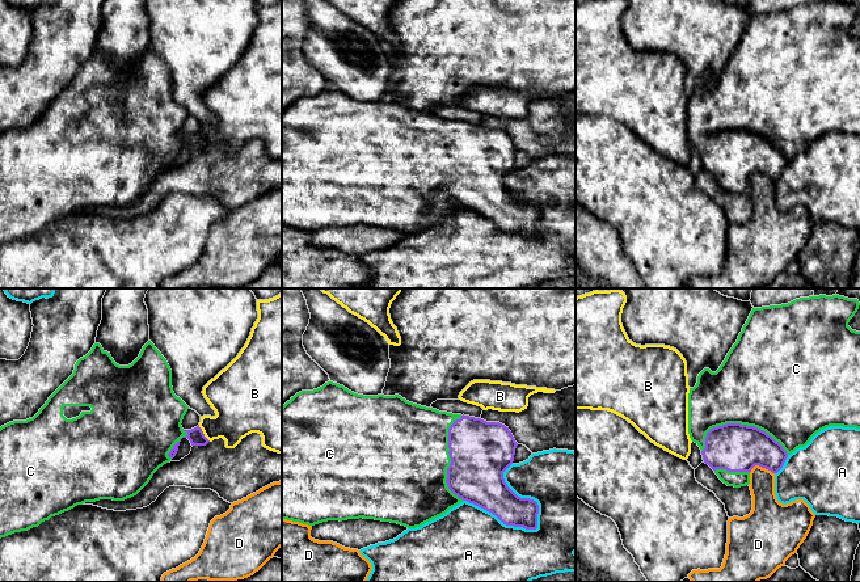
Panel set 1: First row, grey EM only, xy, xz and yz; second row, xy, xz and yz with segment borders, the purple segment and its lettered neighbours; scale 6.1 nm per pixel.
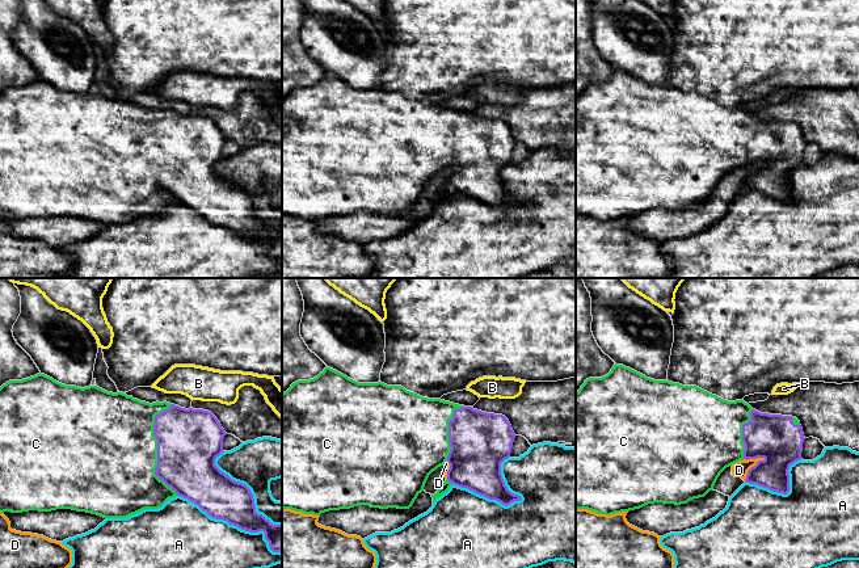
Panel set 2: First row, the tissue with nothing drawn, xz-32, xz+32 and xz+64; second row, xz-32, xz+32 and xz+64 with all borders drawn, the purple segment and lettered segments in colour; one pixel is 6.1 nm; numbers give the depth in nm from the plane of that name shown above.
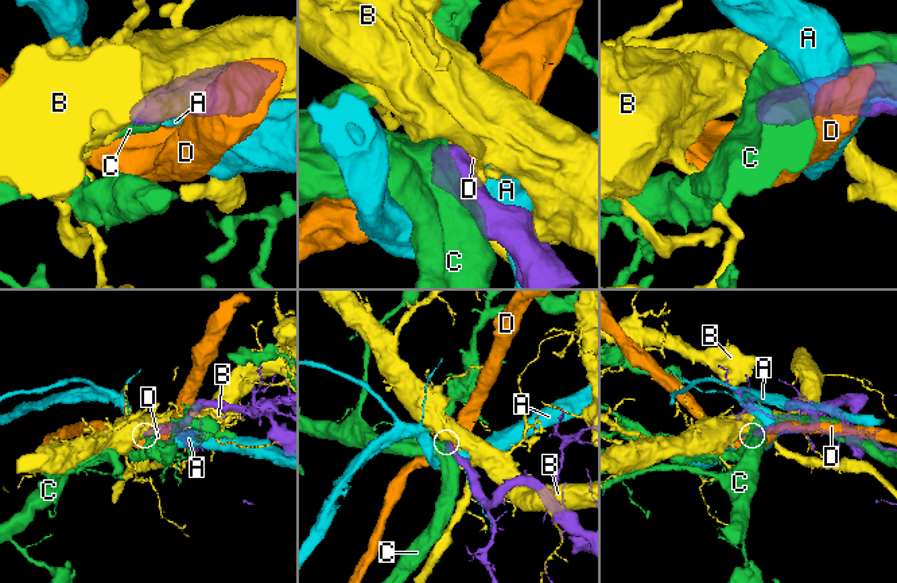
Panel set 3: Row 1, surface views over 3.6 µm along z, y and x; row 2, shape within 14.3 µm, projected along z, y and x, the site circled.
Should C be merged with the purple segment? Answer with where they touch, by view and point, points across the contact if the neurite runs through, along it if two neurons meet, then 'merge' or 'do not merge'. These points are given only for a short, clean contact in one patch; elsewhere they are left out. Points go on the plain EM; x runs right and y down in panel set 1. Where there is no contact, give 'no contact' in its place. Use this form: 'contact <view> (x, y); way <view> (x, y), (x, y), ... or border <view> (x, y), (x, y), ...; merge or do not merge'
contact yz (740, 130); merge

